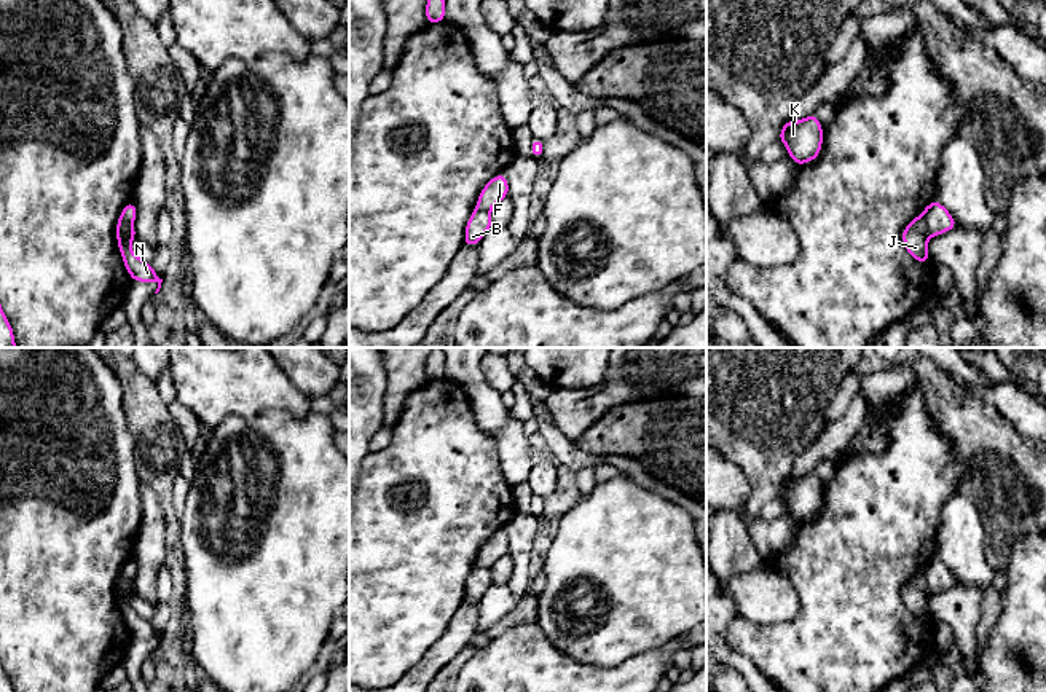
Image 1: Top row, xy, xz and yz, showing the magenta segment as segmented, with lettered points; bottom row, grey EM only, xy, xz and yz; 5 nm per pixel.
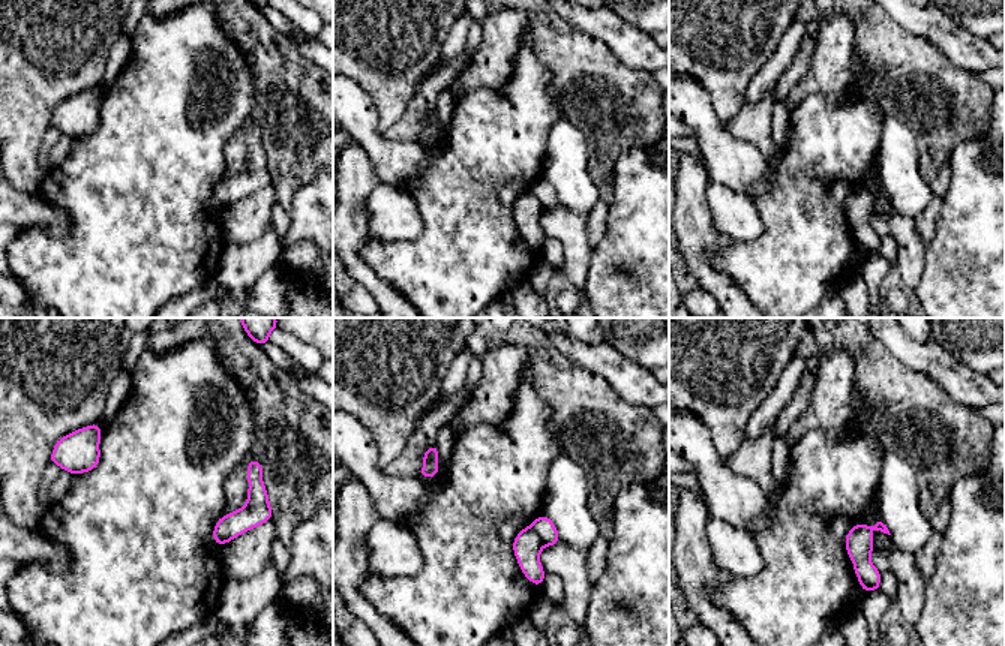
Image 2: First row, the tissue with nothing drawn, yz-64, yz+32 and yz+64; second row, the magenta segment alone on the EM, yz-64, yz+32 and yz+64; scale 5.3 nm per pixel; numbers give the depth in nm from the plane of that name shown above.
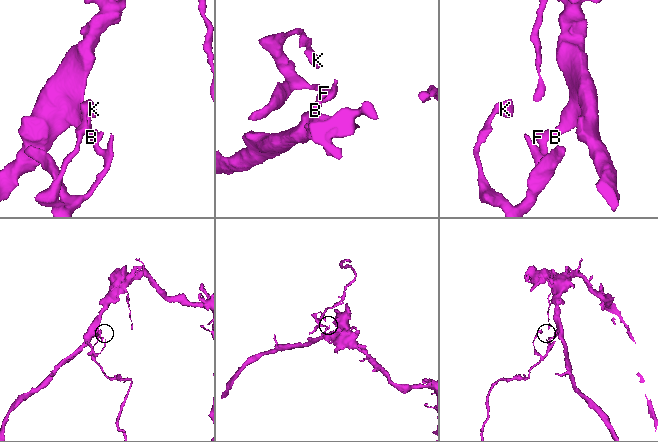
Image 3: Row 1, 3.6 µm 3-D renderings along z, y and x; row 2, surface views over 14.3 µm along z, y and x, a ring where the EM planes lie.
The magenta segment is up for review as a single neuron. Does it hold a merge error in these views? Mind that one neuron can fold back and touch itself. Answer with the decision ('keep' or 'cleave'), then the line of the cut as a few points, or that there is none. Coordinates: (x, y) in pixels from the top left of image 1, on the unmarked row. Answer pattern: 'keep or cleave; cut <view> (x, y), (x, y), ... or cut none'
cleave; cut yz (919, 573), (930, 593)

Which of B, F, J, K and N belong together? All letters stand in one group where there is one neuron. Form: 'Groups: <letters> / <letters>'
Groups: B / F J K N

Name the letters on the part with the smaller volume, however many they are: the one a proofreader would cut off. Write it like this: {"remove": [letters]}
{"remove": ["F", "J", "K", "N"]}

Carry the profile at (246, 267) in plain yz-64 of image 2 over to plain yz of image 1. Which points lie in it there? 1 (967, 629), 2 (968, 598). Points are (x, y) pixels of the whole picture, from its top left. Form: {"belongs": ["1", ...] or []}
{"belongs": []}

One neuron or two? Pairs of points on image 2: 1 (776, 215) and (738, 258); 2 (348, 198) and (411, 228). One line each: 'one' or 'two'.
1: one
2: two

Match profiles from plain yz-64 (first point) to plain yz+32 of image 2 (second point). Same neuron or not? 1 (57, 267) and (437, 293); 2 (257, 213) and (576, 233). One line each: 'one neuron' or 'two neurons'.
1: one neuron
2: one neuron

